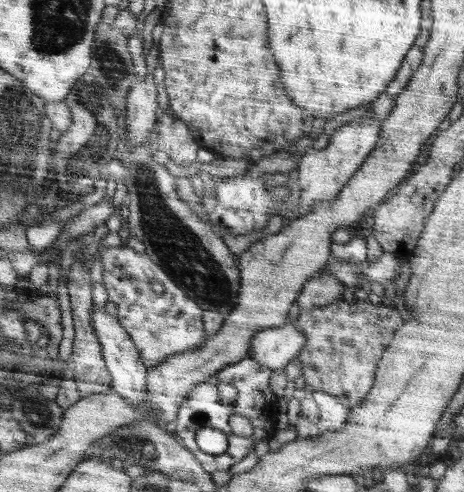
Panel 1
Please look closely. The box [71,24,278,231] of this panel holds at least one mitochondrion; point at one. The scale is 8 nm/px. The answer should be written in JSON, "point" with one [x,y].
{"point":[110,67]}

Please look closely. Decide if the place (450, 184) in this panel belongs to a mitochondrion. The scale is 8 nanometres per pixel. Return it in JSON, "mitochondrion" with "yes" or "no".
{"mitochondrion":"no"}

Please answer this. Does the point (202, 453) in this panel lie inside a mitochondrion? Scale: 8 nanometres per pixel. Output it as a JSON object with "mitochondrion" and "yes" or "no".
{"mitochondrion":"no"}

